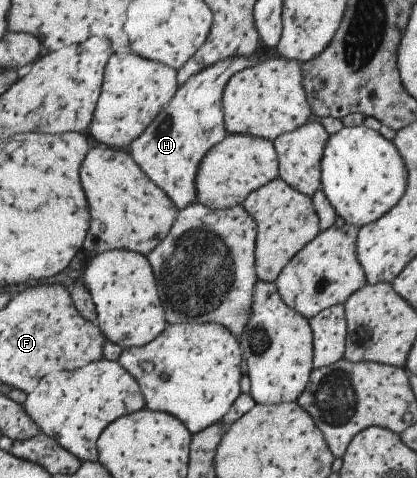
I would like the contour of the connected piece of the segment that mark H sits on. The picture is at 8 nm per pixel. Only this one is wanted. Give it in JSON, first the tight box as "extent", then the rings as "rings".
{"extent":[130,53,257,211],"rings":[[[256,53],[251,56],[230,56],[195,73],[177,87],[170,103],[161,109],[142,135],[130,144],[134,161],[169,195],[179,211],[197,199],[195,177],[202,158],[228,135],[222,107],[225,85],[234,74],[257,63]]]}

